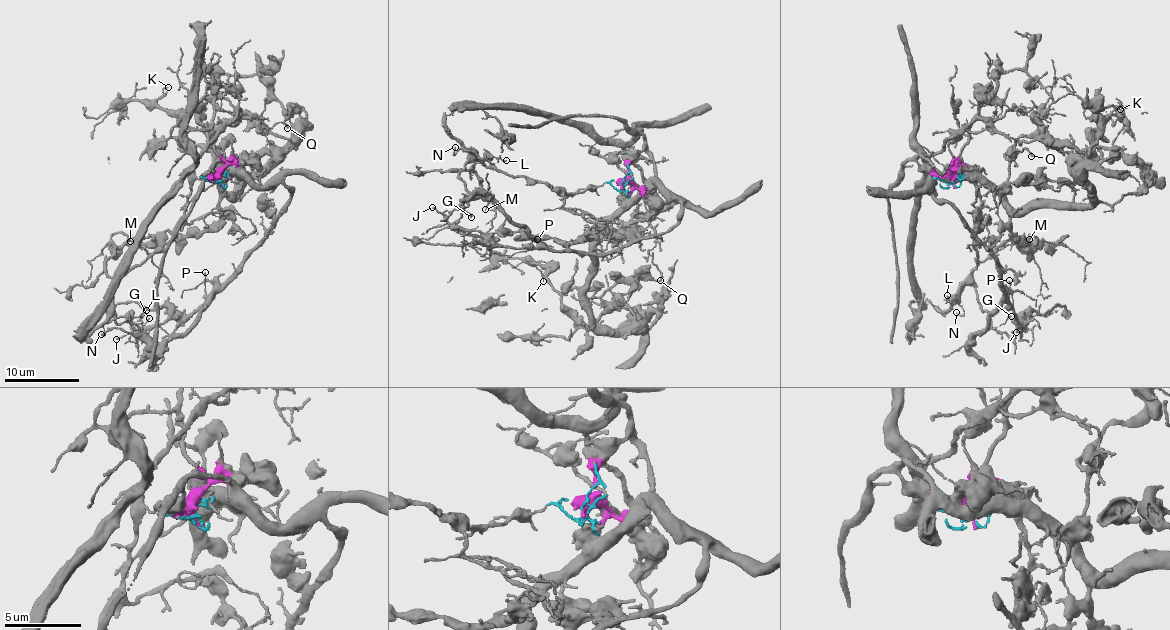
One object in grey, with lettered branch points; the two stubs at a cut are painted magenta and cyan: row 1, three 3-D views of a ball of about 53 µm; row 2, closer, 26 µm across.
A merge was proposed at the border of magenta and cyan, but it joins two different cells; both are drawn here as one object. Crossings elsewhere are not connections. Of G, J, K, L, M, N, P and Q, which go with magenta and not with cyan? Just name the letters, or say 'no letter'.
J, K, P

